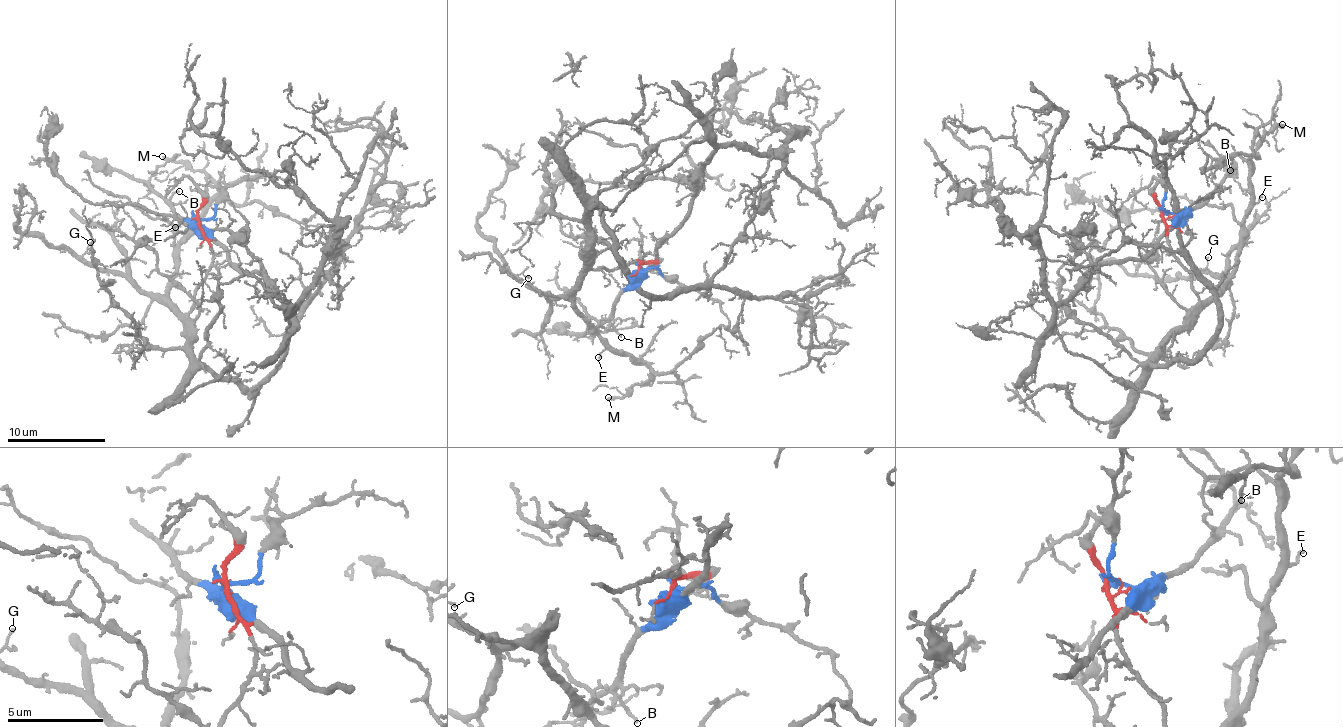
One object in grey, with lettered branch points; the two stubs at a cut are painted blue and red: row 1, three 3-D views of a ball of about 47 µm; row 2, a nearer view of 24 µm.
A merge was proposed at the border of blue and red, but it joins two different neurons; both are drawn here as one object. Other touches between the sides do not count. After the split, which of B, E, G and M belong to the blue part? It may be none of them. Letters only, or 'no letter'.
B

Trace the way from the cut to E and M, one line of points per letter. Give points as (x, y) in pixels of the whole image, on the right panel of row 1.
E: (1169, 215), (1165, 228), (1168, 247), (1190, 273), (1191, 286), (1200, 301), (1230, 276), (1245, 211), (1261, 197)
M: (1169, 215), (1168, 247), (1200, 301), (1234, 266), (1255, 146), (1281, 124)

